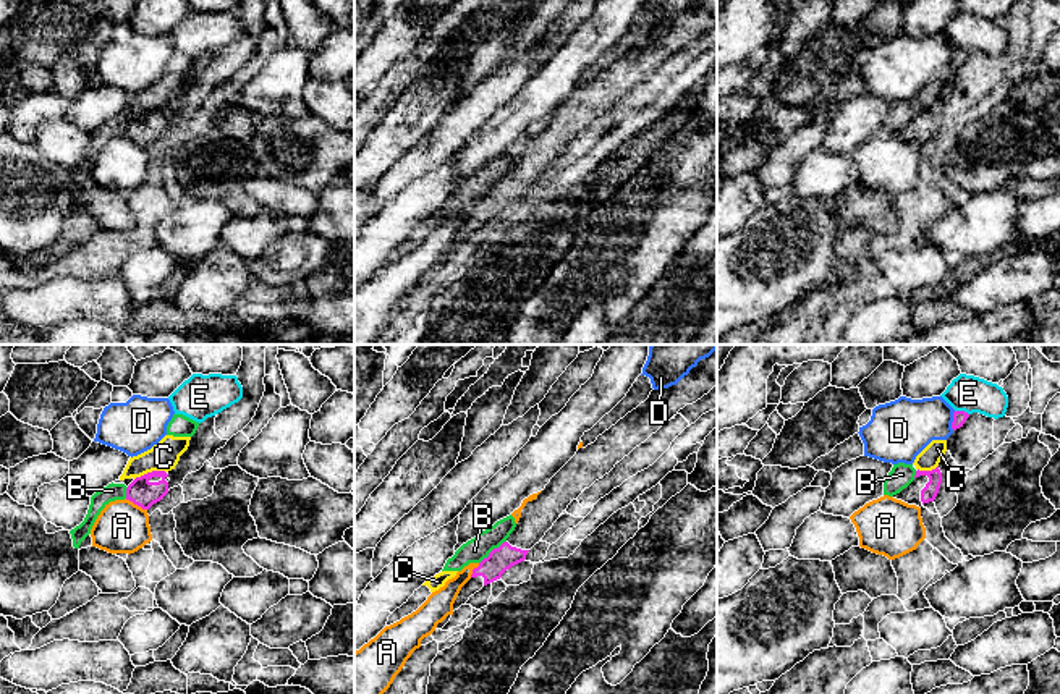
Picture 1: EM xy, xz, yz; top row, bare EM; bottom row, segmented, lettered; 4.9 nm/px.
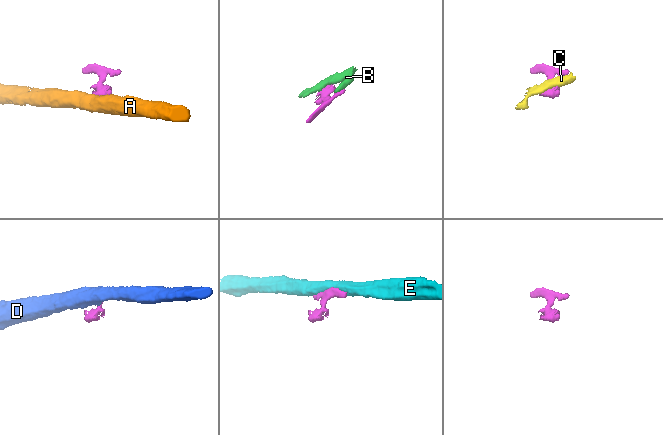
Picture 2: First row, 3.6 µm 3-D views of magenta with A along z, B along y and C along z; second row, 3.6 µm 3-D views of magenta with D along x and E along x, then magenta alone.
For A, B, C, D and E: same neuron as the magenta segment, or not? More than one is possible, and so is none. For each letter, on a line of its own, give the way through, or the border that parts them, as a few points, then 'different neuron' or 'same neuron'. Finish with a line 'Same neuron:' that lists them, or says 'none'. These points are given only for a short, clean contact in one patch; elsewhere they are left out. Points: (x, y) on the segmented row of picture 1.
A: border xy (125, 499), (146, 510); different neuron
B: different neuron
C: border xy (165, 471), (148, 471), (135, 479); different neuron
D: different neuron
E: different neuron
Same neuron: none

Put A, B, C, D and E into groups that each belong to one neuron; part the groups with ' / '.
A / B C / D / E

